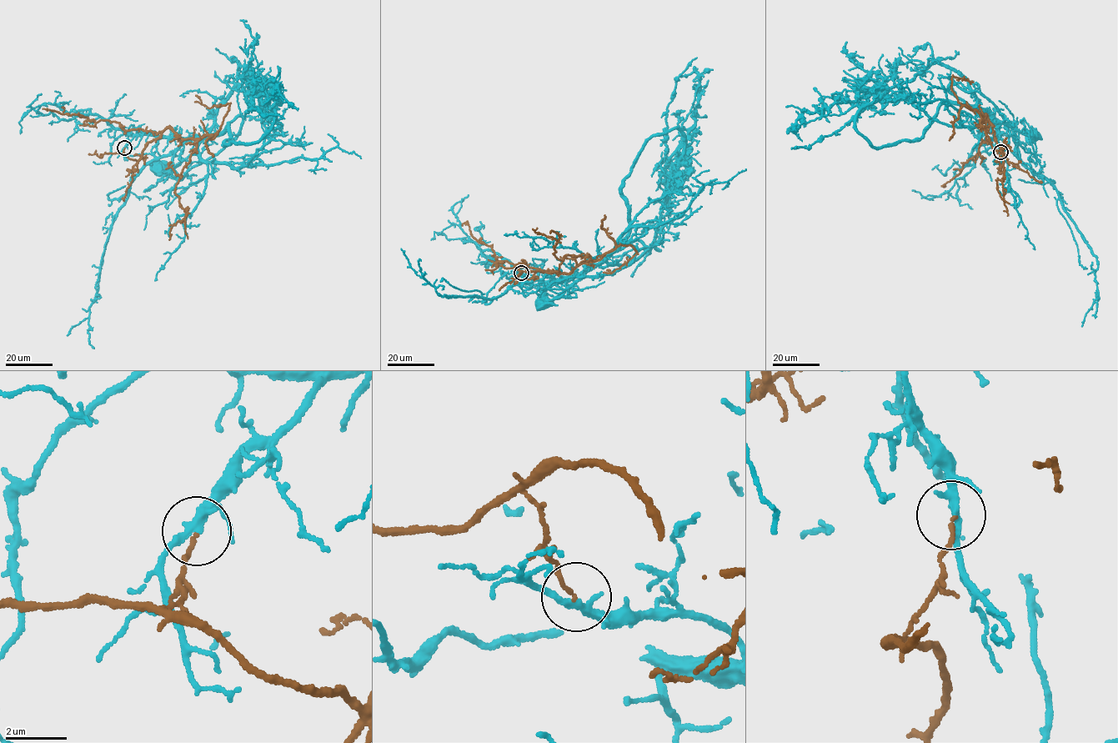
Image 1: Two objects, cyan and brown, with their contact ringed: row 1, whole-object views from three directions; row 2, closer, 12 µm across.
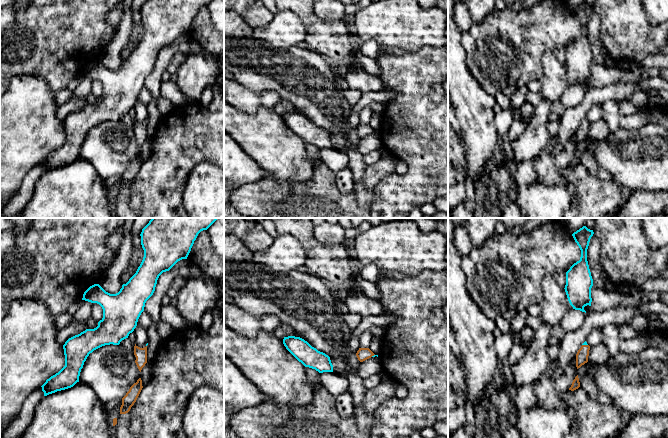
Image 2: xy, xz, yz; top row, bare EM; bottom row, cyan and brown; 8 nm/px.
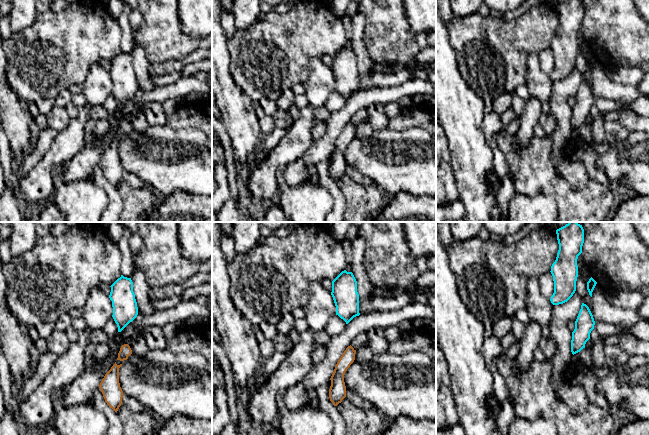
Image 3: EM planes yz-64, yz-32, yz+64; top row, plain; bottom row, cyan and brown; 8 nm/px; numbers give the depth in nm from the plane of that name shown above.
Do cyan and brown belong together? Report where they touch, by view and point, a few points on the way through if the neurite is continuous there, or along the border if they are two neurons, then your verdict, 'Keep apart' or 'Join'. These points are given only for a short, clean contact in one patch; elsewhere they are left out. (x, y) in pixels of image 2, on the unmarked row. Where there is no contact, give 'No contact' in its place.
Touches cyan at yz (585, 120). Keep apart

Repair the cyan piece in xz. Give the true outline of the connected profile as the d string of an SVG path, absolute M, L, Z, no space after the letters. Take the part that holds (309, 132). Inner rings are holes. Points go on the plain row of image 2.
M284 113L283 120L286 125L305 143L315 145L319 149L333 148L330 133L312 123L300 113Z

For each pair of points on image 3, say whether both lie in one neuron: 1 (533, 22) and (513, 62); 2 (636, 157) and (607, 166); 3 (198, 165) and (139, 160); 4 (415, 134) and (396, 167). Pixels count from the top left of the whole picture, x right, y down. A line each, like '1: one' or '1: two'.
1: one
2: one
3: one
4: one

